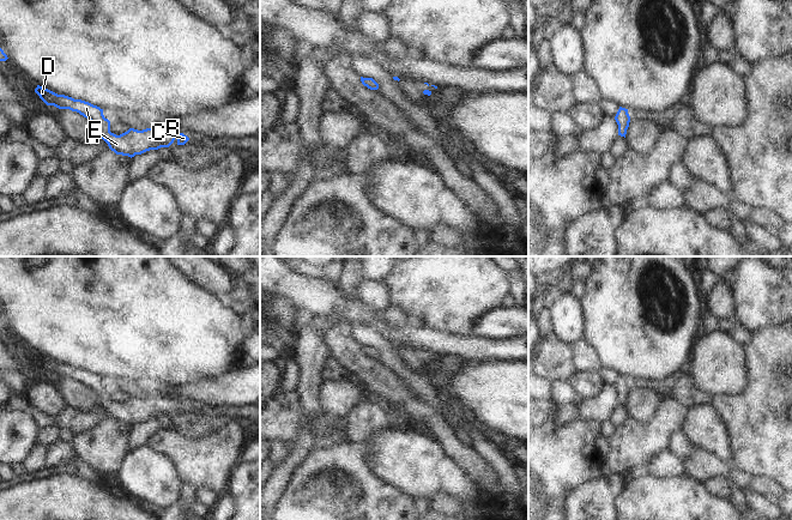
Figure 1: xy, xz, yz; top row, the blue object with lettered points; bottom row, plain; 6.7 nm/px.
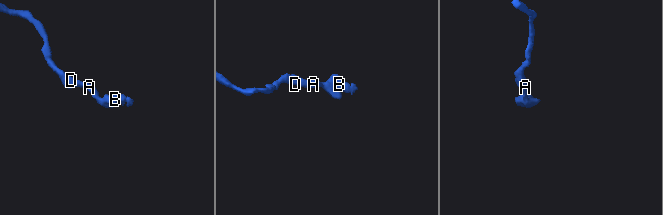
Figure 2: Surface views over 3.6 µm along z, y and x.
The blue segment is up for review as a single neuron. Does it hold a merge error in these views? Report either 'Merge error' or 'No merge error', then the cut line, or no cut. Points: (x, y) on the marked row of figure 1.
No merge error. No split.

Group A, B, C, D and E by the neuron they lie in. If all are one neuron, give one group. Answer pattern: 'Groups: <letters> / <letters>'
Groups: A B C D E.

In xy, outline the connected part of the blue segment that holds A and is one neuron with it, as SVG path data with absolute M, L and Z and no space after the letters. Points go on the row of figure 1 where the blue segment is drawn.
M37 85L35 92L47 105L69 109L90 120L98 131L99 138L102 138L116 155L132 158L135 155L141 155L150 150L169 147L175 139L177 140L177 145L185 145L189 140L183 133L175 134L174 131L161 126L143 131L129 128L127 132L116 135L110 132L110 121L104 117L103 109L99 107L65 95L58 95L40 85Z

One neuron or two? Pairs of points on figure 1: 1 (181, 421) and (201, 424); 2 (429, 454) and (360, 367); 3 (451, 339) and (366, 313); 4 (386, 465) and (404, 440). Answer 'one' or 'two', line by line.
1: one
2: two
3: one
4: one

